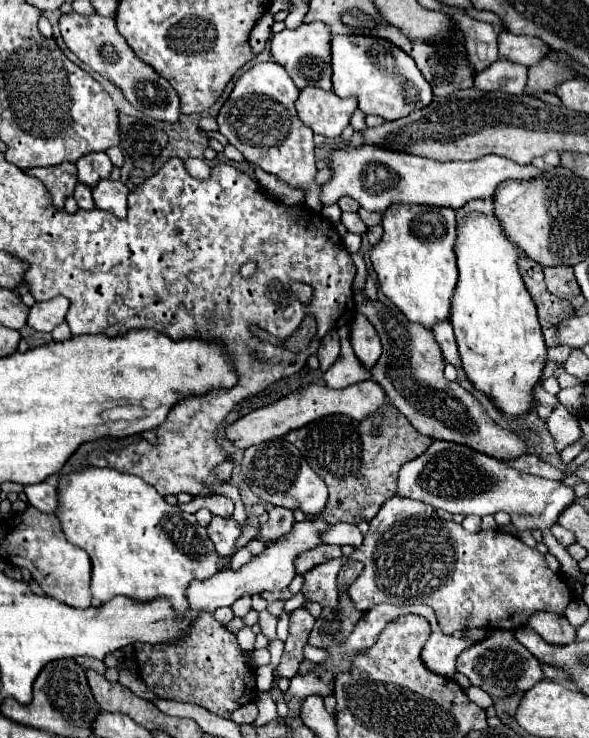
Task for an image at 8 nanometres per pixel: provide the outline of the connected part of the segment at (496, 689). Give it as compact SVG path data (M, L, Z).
M493 631L487 641L465 649L457 659L457 671L463 673L471 685L487 691L493 699L507 697L511 693L525 693L543 679L541 663L521 643L517 643L511 631Z

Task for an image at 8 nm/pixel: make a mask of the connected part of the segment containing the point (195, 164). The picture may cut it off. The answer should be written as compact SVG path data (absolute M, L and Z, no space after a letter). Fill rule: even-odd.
M187 158L184 161L185 167L188 173L200 180L204 180L210 175L210 167L204 162L197 158Z

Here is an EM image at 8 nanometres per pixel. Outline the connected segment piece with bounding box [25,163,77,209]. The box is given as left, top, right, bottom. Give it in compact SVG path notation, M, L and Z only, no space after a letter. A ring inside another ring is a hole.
M63 163L61 167L33 167L25 173L45 183L47 191L51 193L55 209L63 209L65 199L73 195L73 187L77 185L77 169L71 163Z

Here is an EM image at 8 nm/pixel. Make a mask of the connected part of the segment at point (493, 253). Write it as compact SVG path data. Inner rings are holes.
M475 211L475 213L469 213L463 219L463 223L457 225L455 257L459 267L459 283L451 299L449 321L455 331L455 339L459 345L459 355L461 355L467 379L473 383L475 389L491 397L503 413L511 417L525 415L533 403L533 387L539 381L541 371L545 367L547 345L541 335L535 303L519 273L517 261L523 257L523 253L515 243L507 239L501 227L501 221L495 215L485 215Z

